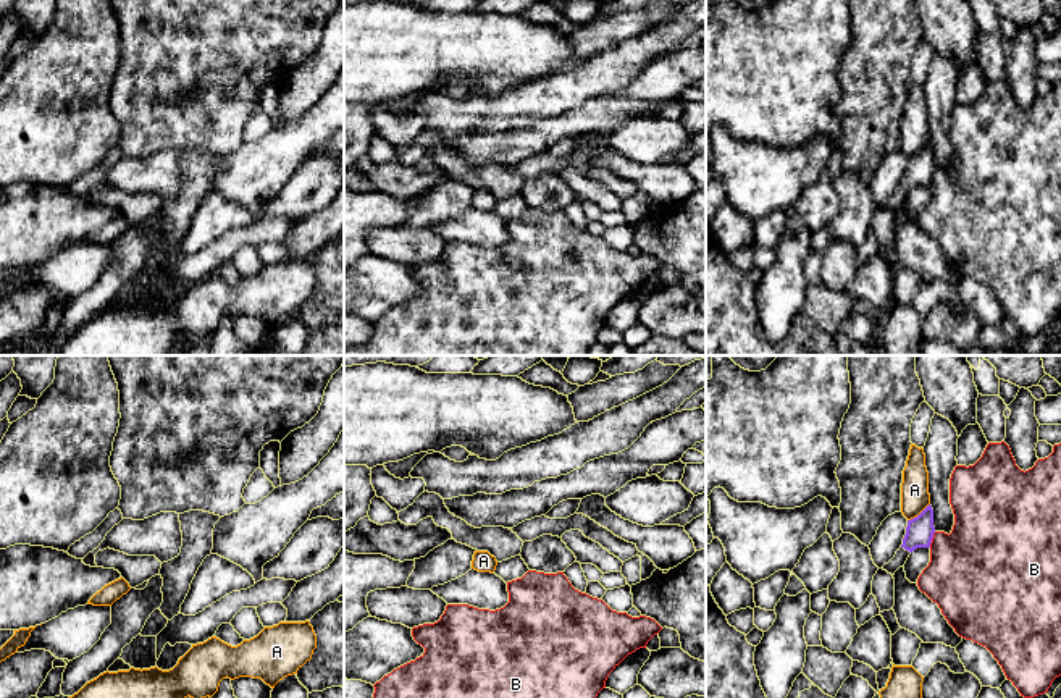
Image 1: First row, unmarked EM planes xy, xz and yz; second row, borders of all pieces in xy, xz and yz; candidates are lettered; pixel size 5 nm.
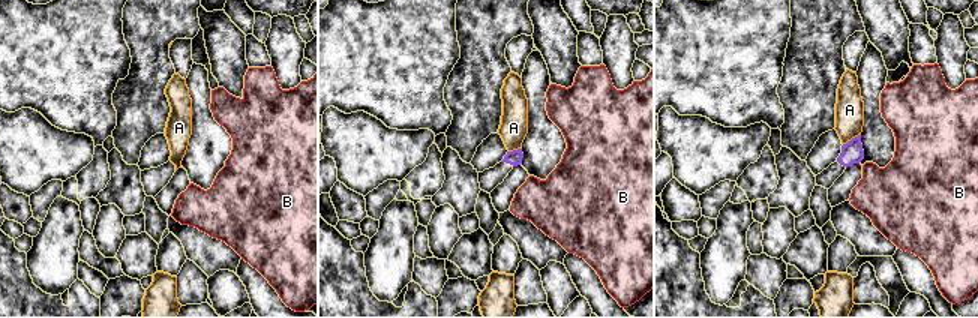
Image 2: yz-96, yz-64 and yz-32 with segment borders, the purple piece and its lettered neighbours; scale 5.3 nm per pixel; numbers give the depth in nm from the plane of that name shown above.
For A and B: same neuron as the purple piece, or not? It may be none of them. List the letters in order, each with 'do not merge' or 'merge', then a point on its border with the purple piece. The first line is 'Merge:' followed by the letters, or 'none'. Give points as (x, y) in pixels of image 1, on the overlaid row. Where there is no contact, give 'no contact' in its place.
Merge: none
A: do not merge; contact yz (919, 514)
B: do not merge; contact yz (930, 540)

